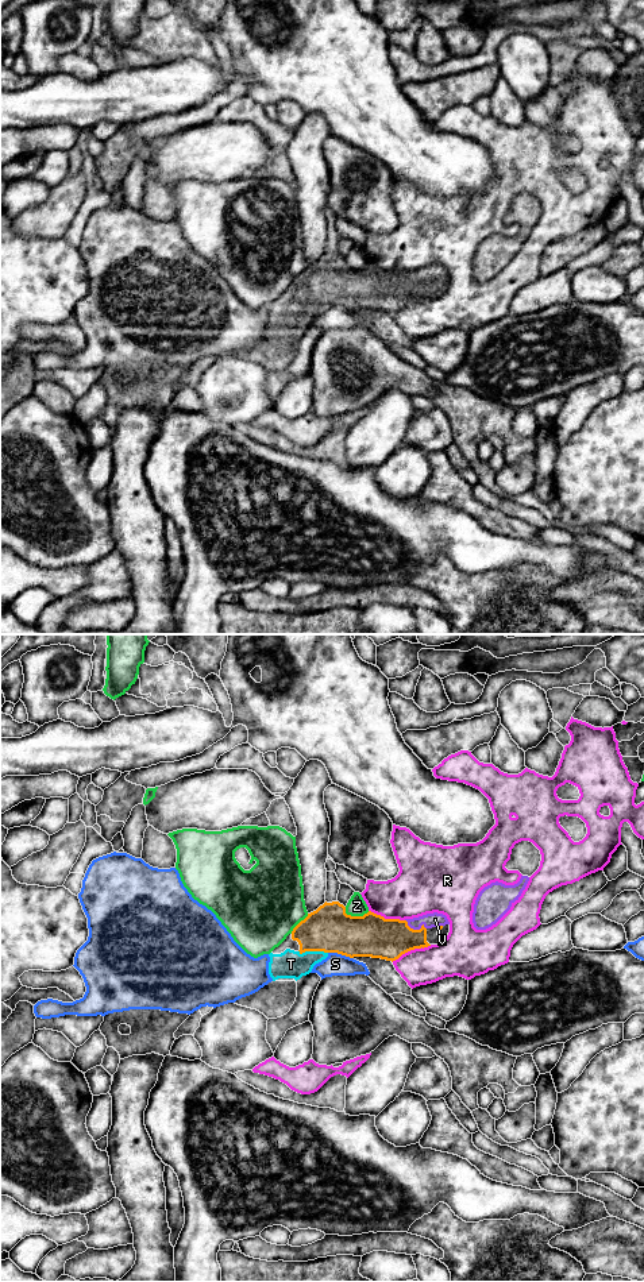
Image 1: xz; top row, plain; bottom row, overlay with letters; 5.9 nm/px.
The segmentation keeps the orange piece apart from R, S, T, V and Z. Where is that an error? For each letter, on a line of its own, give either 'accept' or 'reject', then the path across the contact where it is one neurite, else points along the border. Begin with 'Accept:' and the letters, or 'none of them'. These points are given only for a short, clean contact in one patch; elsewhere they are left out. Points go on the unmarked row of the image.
Accept: T, V
R: reject
S: reject
T: accept; runs through xz (328, 281), (315, 294), (313, 302), (301, 315), (290, 316)
V: accept; runs through xz (376, 289), (401, 289), (415, 282), (421, 275), (435, 271)
Z: reject

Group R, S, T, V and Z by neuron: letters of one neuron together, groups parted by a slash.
R / S / T V / Z

